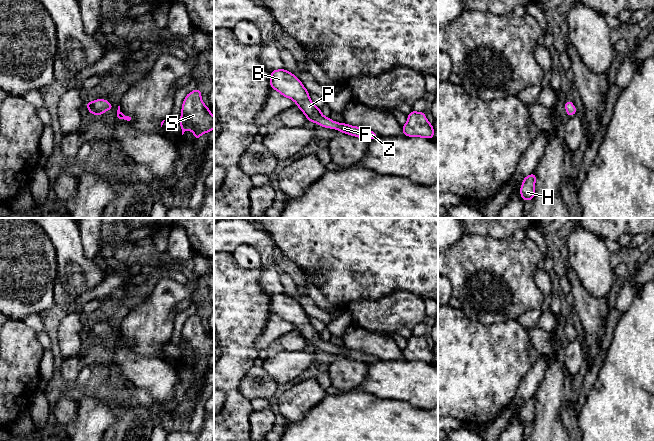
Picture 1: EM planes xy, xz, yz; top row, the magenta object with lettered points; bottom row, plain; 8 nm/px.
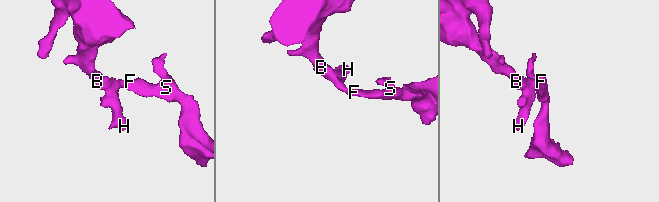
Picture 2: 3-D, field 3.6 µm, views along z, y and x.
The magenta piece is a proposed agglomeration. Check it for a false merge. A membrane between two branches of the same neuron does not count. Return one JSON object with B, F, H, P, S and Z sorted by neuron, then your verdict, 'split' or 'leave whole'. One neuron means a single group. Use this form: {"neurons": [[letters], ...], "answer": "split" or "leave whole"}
{"neurons": [["B", "F", "H", "P", "S", "Z"]], "answer": "leave whole"}

